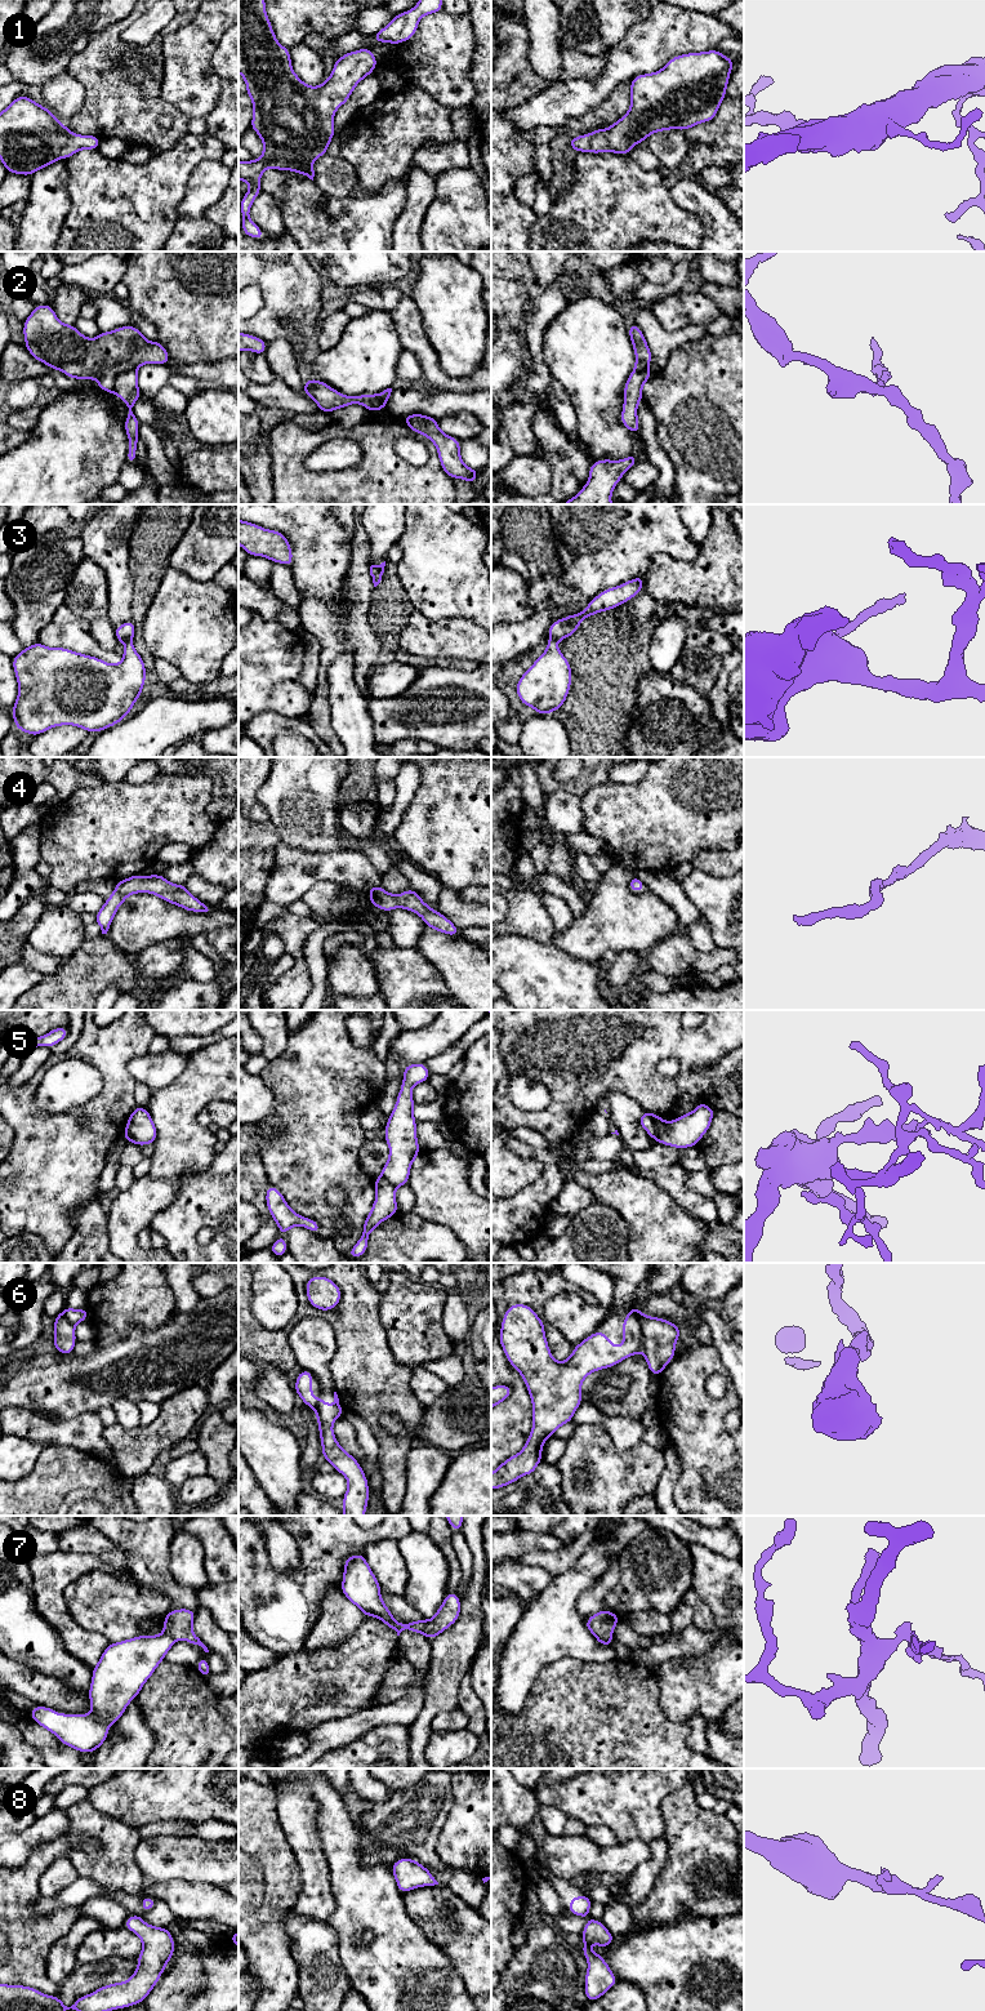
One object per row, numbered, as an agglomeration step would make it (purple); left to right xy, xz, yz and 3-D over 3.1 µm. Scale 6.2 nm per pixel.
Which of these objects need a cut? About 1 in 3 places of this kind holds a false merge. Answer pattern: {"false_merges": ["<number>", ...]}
{"false_merges": ["2", "3", "5", "6", "7"]}

